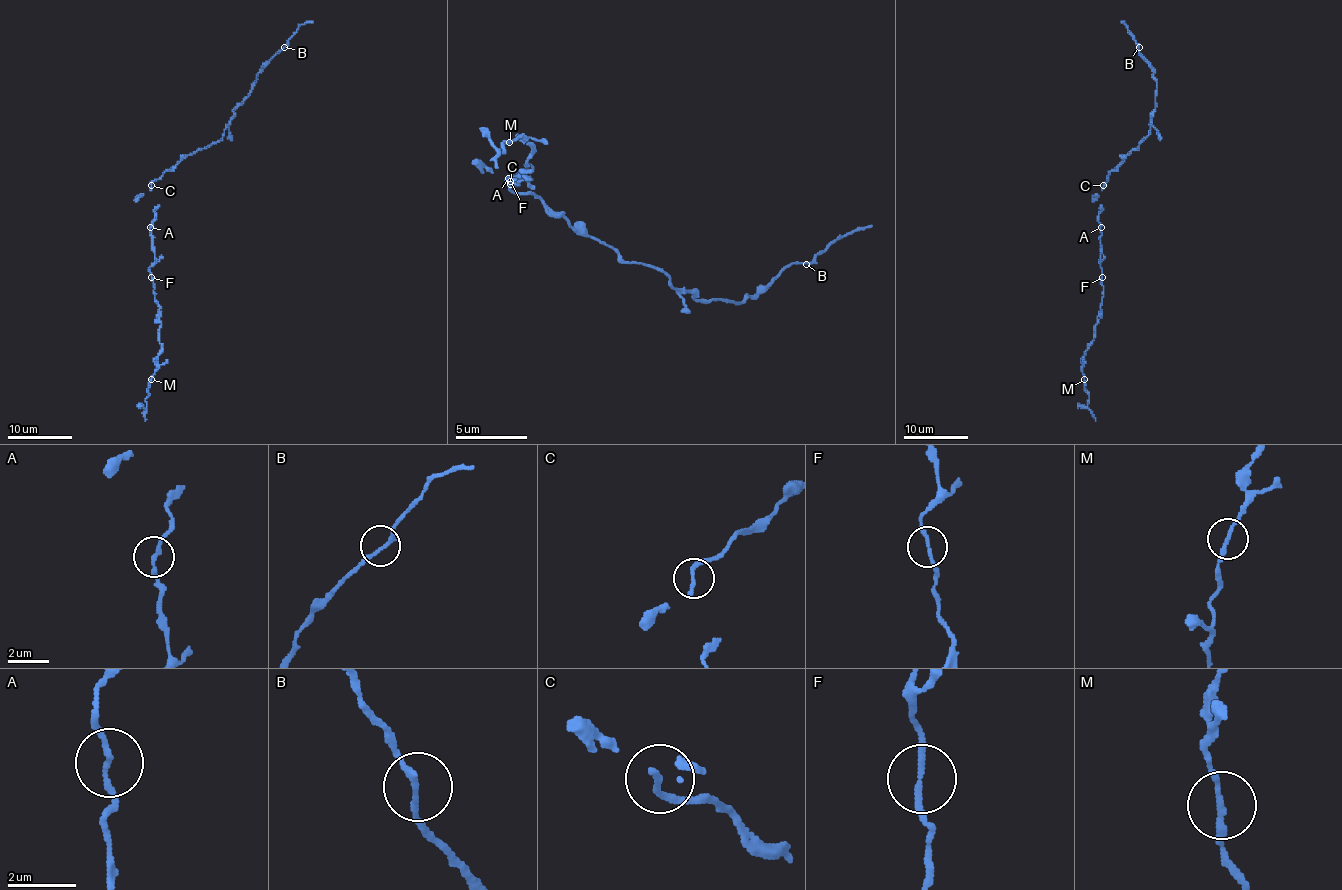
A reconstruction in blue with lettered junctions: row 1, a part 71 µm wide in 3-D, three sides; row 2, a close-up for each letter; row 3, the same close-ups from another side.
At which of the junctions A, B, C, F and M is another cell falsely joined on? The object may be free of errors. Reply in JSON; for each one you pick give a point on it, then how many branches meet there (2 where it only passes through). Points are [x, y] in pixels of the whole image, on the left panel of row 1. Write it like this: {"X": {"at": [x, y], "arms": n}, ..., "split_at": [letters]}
{"split_at": []}

